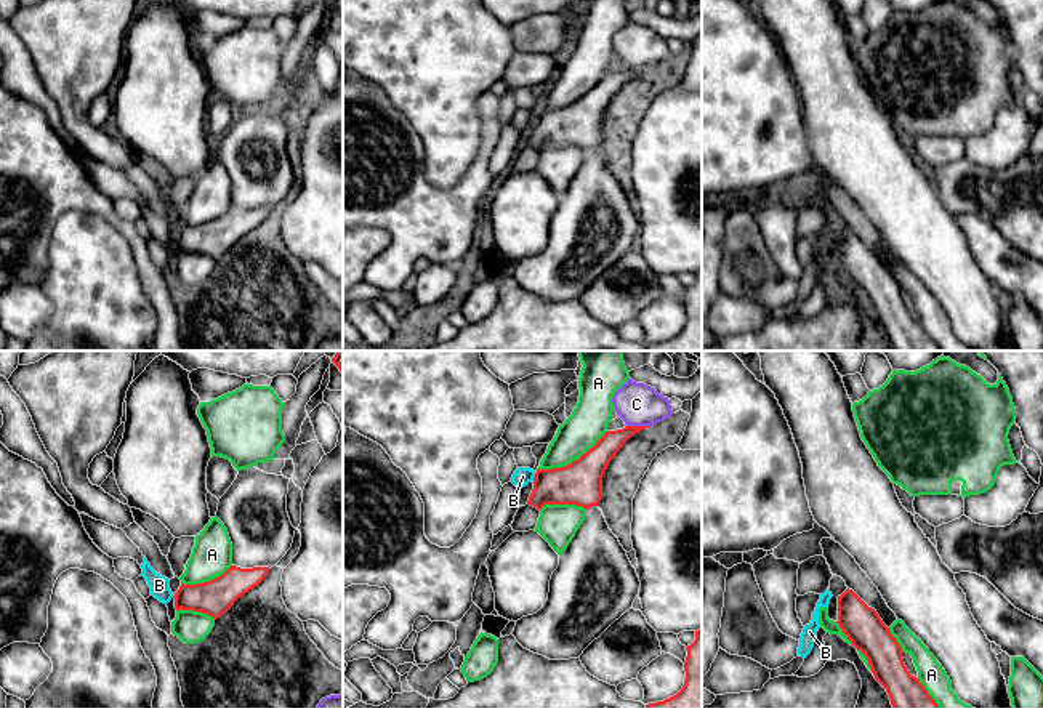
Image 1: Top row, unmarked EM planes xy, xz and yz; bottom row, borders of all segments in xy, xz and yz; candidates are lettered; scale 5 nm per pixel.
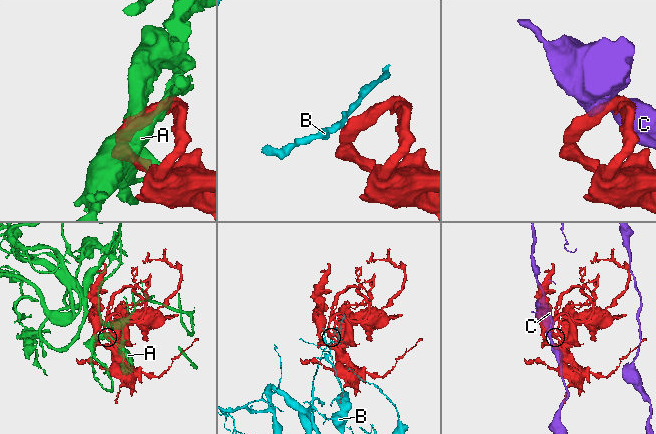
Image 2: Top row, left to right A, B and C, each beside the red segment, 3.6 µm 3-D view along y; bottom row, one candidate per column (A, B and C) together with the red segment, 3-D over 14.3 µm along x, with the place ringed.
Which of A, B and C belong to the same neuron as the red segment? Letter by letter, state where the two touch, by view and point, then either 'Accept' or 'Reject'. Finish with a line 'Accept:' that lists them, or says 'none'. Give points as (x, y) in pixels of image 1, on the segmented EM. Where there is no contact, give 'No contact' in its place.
A: Touches red at xz (572, 462). Accept
B: Touches red at xz (535, 476). Reject
C: Touches red at xz (638, 426). Reject
Accept: A

